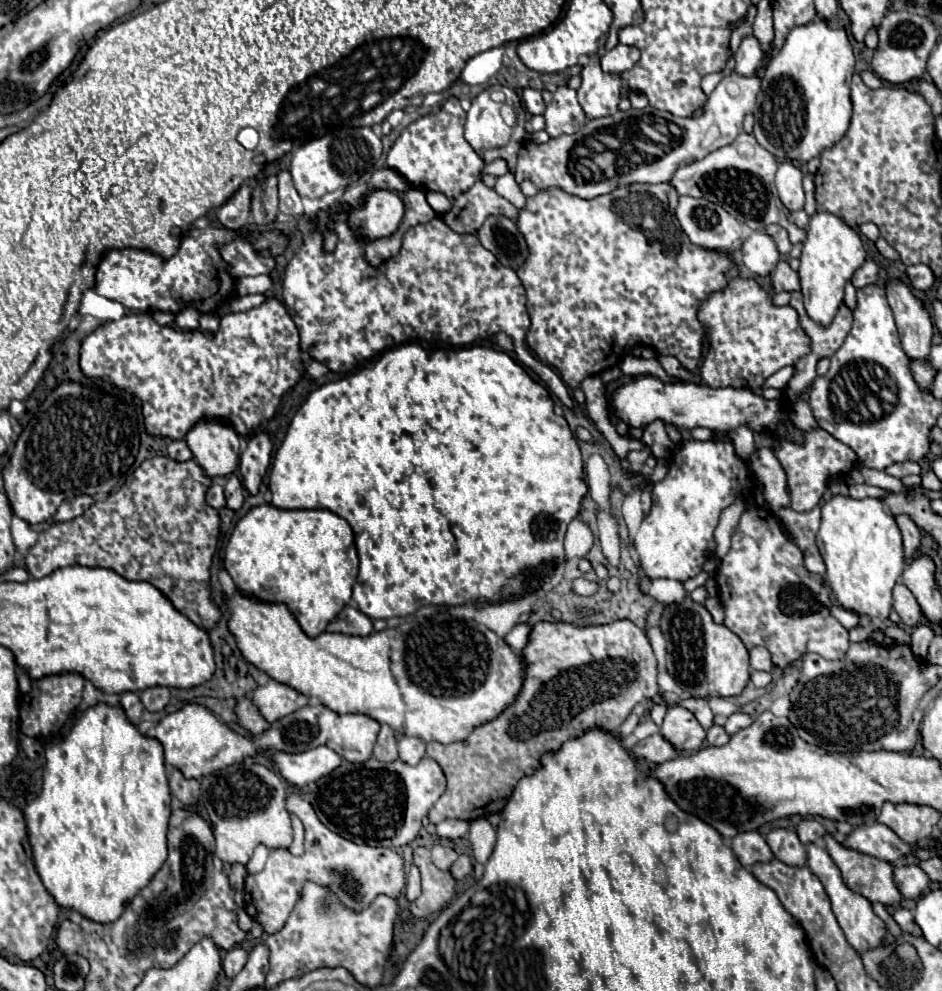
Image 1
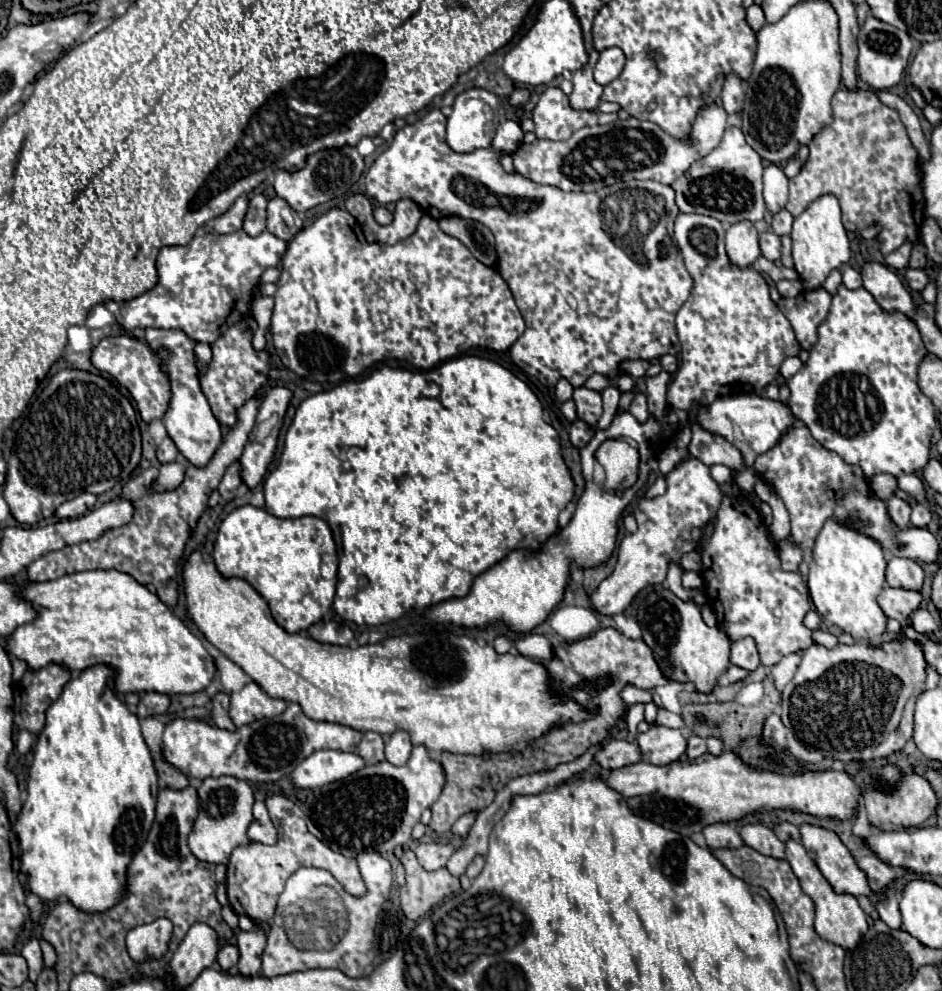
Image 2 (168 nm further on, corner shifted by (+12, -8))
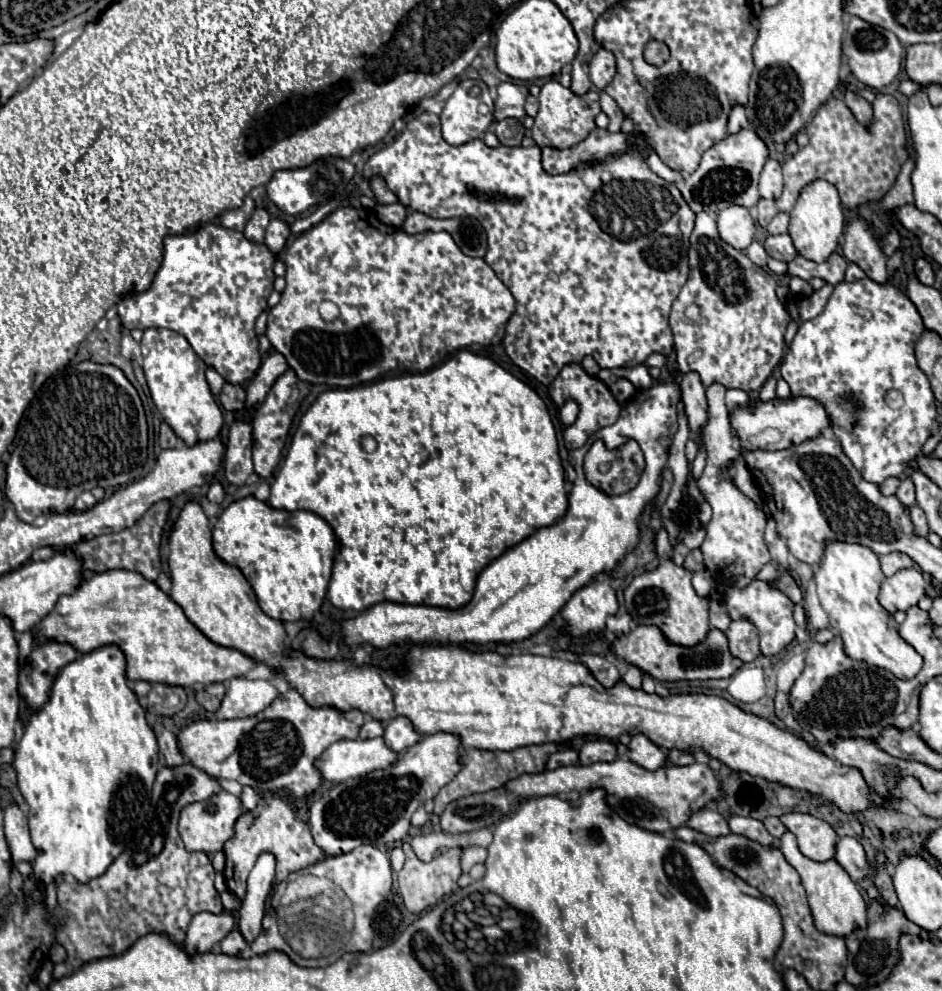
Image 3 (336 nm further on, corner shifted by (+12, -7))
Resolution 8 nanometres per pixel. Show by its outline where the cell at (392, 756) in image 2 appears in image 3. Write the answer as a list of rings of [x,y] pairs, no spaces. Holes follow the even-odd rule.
[[[396,717],[388,721],[384,729],[384,739],[396,753],[400,753],[416,745],[420,739],[424,739],[424,735],[420,735],[416,727],[412,727],[412,721],[408,717]]]

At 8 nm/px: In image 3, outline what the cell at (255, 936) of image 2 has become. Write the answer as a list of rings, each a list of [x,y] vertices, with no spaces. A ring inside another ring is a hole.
[[[260,853],[254,863],[254,869],[248,875],[248,889],[238,919],[238,929],[248,943],[252,943],[262,931],[262,917],[266,911],[266,901],[272,893],[274,877],[276,877],[276,855]]]

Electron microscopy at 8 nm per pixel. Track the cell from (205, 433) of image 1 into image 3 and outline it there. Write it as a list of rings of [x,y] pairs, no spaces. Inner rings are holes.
[[[146,329],[140,341],[144,375],[150,387],[150,395],[164,421],[182,437],[188,445],[214,439],[222,427],[222,411],[216,405],[210,387],[206,383],[206,365],[192,351],[184,335],[170,329]]]

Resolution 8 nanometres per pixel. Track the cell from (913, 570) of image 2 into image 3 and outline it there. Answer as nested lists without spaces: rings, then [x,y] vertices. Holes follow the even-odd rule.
[[[892,553],[892,555],[882,555],[880,557],[880,563],[882,563],[882,573],[886,577],[894,575],[896,571],[900,569],[906,569],[906,567],[912,567],[914,561],[908,559],[908,555],[900,555],[900,553]]]

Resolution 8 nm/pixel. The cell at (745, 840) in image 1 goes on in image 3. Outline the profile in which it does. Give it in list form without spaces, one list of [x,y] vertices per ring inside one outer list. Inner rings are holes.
[[[700,809],[696,813],[692,813],[686,821],[688,827],[704,833],[704,835],[710,835],[710,837],[720,837],[720,835],[728,835],[730,833],[730,827],[726,823],[726,819],[714,811],[714,809]]]

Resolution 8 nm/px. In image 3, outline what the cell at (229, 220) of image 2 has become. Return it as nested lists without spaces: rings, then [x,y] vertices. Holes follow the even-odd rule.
[[[246,197],[242,207],[238,207],[238,209],[230,209],[230,211],[222,213],[220,223],[222,223],[224,227],[228,227],[228,229],[244,231],[244,225],[246,225],[246,221],[250,219],[254,207],[256,207],[256,205],[254,205],[254,199],[252,199],[252,197]]]

